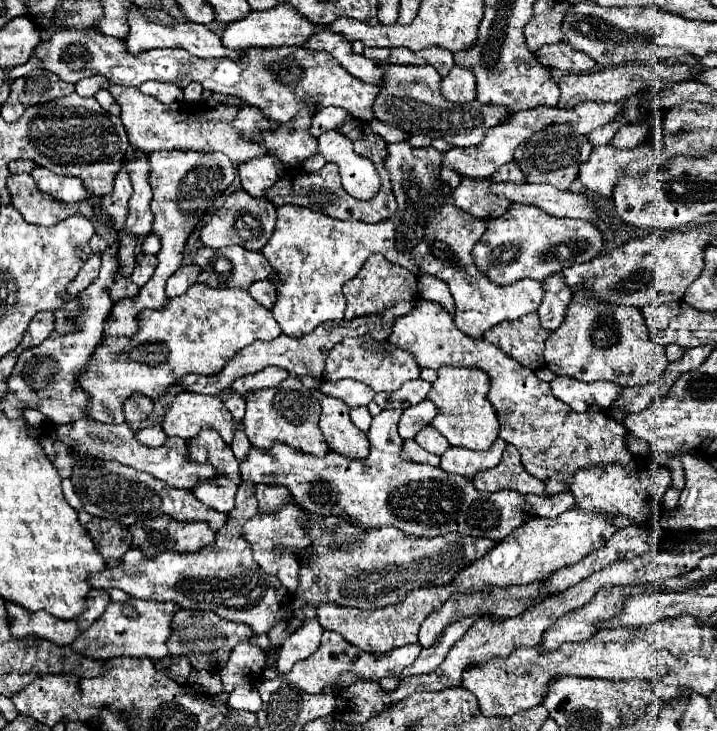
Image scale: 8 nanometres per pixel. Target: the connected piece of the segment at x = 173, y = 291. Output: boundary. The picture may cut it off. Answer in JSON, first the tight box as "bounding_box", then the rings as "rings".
{"bounding_box":[167,264,201,298],"rings":[[[195,264],[177,268],[177,272],[167,280],[167,296],[169,296],[169,298],[175,298],[175,296],[185,294],[187,288],[197,282],[199,272],[201,272],[201,270],[199,270],[199,266],[195,266]]]}

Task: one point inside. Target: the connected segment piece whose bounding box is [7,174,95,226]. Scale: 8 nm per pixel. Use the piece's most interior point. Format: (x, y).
(36, 207)

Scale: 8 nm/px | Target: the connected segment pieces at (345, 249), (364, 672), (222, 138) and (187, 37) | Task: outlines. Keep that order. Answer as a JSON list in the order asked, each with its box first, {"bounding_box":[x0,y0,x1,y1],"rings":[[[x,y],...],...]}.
[{"bounding_box":[263,142,543,338],"rings":[[[409,142],[389,144],[387,156],[385,156],[385,170],[391,174],[391,190],[395,194],[399,208],[391,218],[377,222],[377,224],[367,224],[367,222],[357,222],[357,220],[335,220],[327,214],[319,214],[319,212],[313,212],[309,208],[301,208],[295,204],[283,204],[277,208],[275,232],[265,244],[263,254],[273,268],[269,276],[273,284],[277,286],[277,300],[273,304],[273,316],[279,322],[283,334],[291,338],[301,338],[323,322],[343,320],[345,296],[341,292],[341,286],[347,280],[355,278],[365,258],[375,252],[383,254],[389,262],[407,268],[415,276],[429,274],[429,276],[443,280],[449,286],[457,304],[457,314],[453,320],[457,328],[461,332],[467,332],[469,336],[483,336],[485,330],[489,330],[491,326],[503,320],[517,320],[519,316],[525,316],[527,312],[535,312],[539,308],[543,300],[543,284],[539,280],[525,278],[507,286],[497,286],[483,272],[477,270],[471,250],[485,234],[487,220],[471,216],[463,212],[459,206],[455,206],[455,202],[451,200],[451,188],[441,180],[441,164],[443,164],[443,154],[435,150],[433,146],[413,148]]]},{"bounding_box":[283,632,421,694],"rings":[[[323,632],[323,640],[321,640],[319,650],[315,654],[311,654],[309,658],[295,662],[291,672],[287,672],[283,678],[289,680],[291,684],[297,684],[305,692],[319,694],[319,692],[327,692],[327,690],[337,688],[343,672],[355,672],[355,676],[359,680],[369,680],[369,682],[377,682],[377,680],[389,678],[389,676],[401,676],[401,672],[415,662],[419,652],[421,652],[419,644],[409,644],[409,646],[397,648],[395,652],[387,652],[387,656],[371,656],[371,654],[363,652],[361,648],[351,646],[337,632]]]},{"bounding_box":[107,84,269,164],"rings":[[[111,84],[107,88],[111,96],[119,102],[121,106],[121,120],[127,130],[129,142],[143,152],[155,152],[155,150],[199,150],[199,152],[223,152],[227,154],[235,164],[243,164],[249,160],[255,160],[257,156],[269,154],[269,150],[255,140],[239,134],[231,122],[235,120],[235,104],[221,102],[213,108],[207,104],[185,104],[185,102],[175,102],[175,104],[163,104],[155,100],[153,96],[141,94],[137,88],[127,88],[127,86],[115,86]]]},{"bounding_box":[125,10,245,60],"rings":[[[147,10],[147,14],[155,16],[155,22],[143,20],[143,16],[139,16],[139,12],[131,12],[131,16],[127,16],[127,20],[131,24],[131,36],[127,36],[125,44],[127,44],[131,54],[139,54],[139,52],[151,50],[151,48],[183,48],[191,56],[197,56],[197,58],[231,58],[231,60],[239,60],[245,54],[243,50],[227,50],[227,48],[223,48],[221,38],[215,32],[211,32],[207,26],[203,26],[203,24],[177,22],[167,12],[151,12],[151,10]]]}]

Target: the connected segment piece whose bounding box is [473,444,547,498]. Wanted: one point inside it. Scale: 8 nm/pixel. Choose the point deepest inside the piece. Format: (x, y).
(510, 475)

